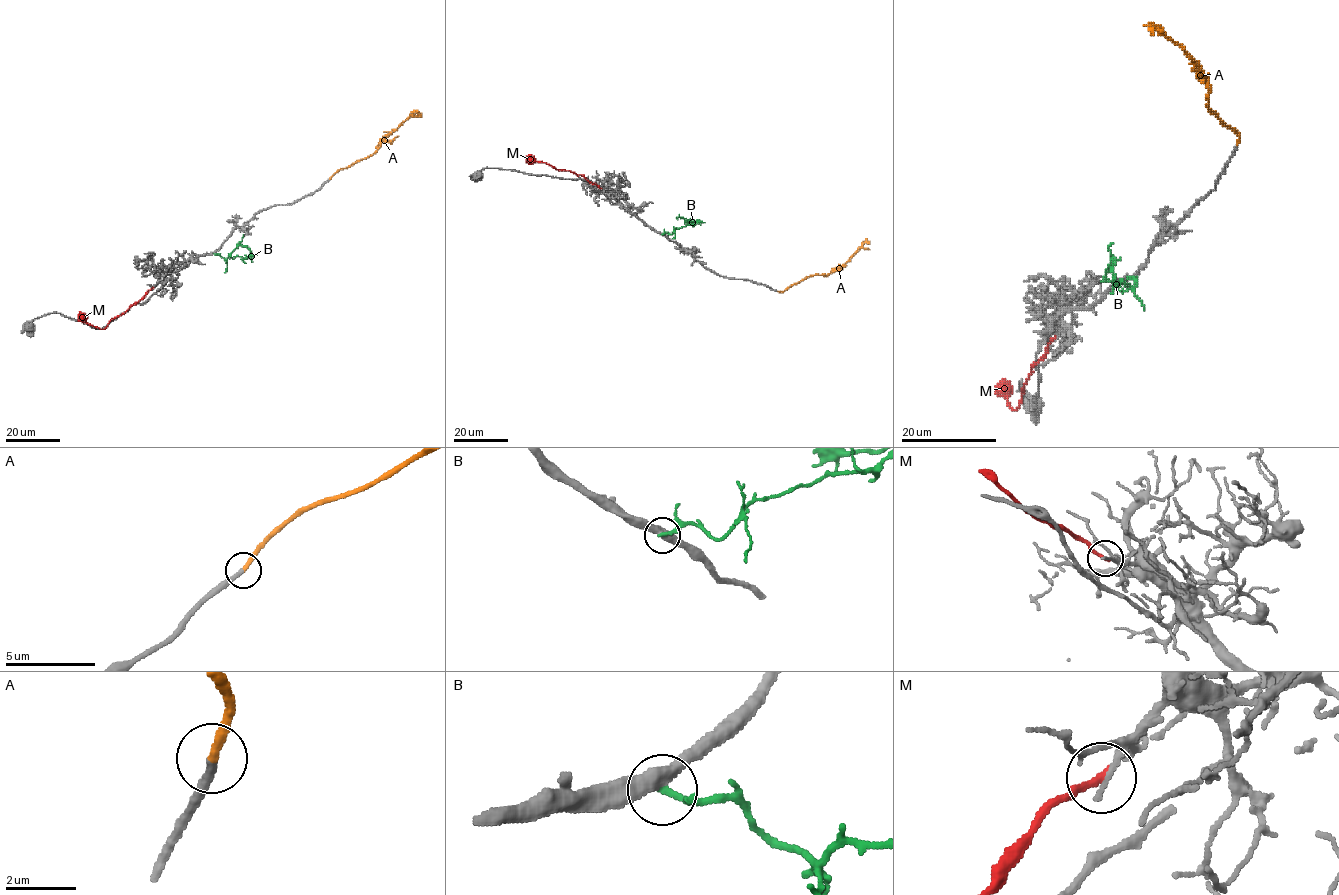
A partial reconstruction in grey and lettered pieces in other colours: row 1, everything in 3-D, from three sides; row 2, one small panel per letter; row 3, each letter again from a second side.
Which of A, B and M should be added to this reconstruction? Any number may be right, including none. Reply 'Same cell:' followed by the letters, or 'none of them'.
Same cell: A

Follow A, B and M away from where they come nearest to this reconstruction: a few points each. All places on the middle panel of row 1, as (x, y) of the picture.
A: (778, 291), (782, 292), (807, 277), (831, 273), (863, 244), (870, 243)
B: (661, 234), (670, 234), (675, 229), (698, 220), (686, 221), (680, 216), (678, 219)
M: (601, 189), (574, 172), (559, 170), (544, 162), (528, 162), (527, 158)

